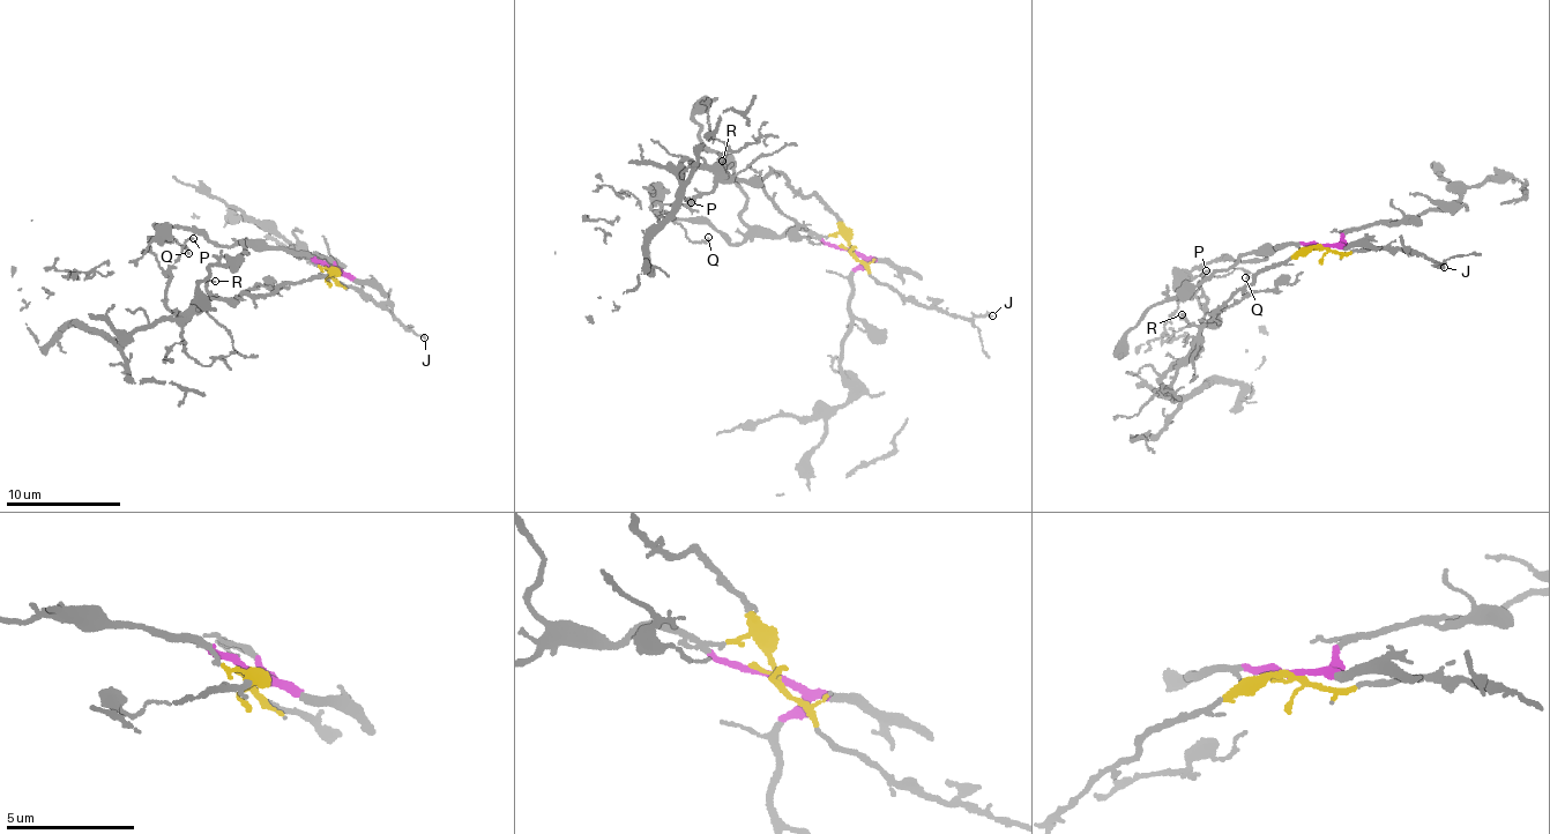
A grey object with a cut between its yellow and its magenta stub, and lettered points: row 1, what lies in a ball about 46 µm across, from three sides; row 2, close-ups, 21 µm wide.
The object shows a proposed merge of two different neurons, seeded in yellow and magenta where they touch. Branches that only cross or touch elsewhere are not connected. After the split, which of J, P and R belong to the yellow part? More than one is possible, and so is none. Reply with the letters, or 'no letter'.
J, P, R

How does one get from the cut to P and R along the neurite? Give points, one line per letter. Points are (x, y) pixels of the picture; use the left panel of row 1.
P: (333, 269), (323, 277), (283, 281), (270, 295), (205, 298), (179, 312), (168, 304), (169, 268), (193, 239)
R: (333, 269), (323, 277), (283, 281), (270, 295), (210, 296), (207, 288), (215, 281)

